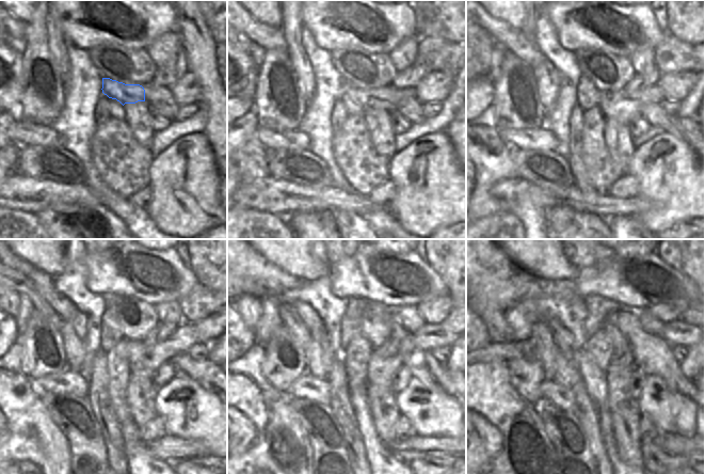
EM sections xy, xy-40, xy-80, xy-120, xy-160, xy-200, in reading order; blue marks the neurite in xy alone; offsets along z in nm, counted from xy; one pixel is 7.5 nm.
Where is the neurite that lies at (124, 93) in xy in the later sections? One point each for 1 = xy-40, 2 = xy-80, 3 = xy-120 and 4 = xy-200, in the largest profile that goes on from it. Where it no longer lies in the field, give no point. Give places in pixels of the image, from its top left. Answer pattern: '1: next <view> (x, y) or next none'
1: next xy-40 (386, 98)
2: next xy-80 (621, 106)
3: next xy-120 (161, 346)
4: next xy-200 (677, 333)

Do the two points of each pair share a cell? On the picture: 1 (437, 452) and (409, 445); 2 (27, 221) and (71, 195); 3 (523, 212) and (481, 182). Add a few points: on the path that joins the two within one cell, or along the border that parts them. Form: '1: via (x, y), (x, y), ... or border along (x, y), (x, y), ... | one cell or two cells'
1: via (430, 446), (416, 446) | one cell
2: border along (11, 208), (30, 211), (35, 215) | two cells
3: via (510, 207), (496, 206), (484, 194) | one cell

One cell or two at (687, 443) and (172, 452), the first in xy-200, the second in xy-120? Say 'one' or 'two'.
one

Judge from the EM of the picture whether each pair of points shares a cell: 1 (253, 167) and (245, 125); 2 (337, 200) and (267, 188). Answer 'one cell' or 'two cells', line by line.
1: one cell
2: one cell

